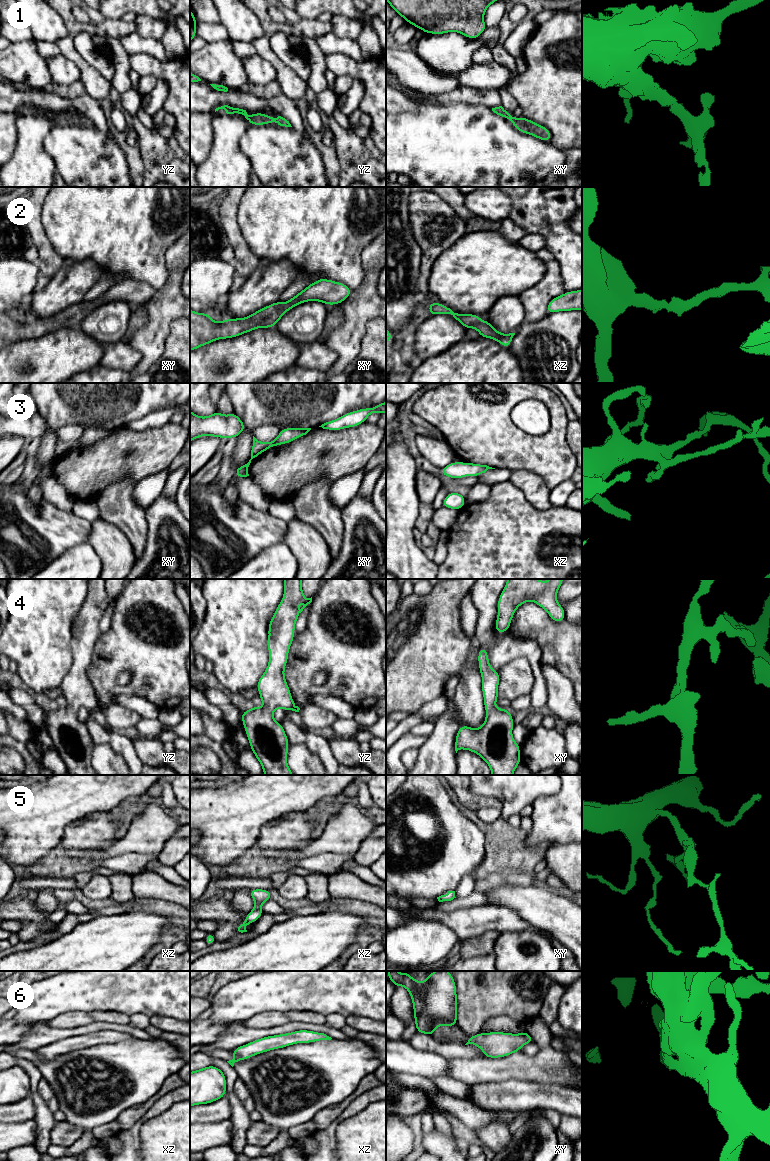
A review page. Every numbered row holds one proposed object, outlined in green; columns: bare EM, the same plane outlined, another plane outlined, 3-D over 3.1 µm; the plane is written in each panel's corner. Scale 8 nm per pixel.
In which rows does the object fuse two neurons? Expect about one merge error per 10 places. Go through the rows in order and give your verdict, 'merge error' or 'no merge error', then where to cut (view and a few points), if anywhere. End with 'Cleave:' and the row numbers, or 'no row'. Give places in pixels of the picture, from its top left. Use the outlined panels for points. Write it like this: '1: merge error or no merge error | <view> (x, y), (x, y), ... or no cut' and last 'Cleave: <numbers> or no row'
1: no merge error | no cut
2: no merge error | no cut
3: no merge error | no cut
4: no merge error | no cut
5: no merge error | no cut
6: no merge error | no cut
Cleave: no row

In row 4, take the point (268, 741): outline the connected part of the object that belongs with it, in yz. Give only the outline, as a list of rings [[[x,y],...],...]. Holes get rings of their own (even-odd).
[[[284,579],[284,595],[271,617],[268,626],[268,651],[269,663],[267,669],[257,682],[259,697],[263,702],[262,708],[255,706],[241,713],[250,748],[260,762],[264,775],[294,775],[287,765],[289,741],[282,723],[274,720],[272,713],[275,709],[292,710],[299,712],[300,708],[295,705],[291,692],[284,675],[288,661],[290,646],[292,645],[295,632],[295,623],[303,609],[312,602],[311,598],[305,598],[302,591],[302,579]]]

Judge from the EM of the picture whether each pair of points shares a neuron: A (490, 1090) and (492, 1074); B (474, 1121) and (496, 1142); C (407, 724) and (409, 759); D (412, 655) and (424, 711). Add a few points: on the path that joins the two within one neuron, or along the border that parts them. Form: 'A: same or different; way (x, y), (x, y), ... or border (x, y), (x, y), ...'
A: different; border (514, 1078), (479, 1082), (470, 1085)
B: different; border (504, 1122), (499, 1120), (491, 1121), (475, 1132)
C: different; border (419, 748), (417, 759), (413, 764)
D: different; border (442, 694), (427, 701), (411, 713)

